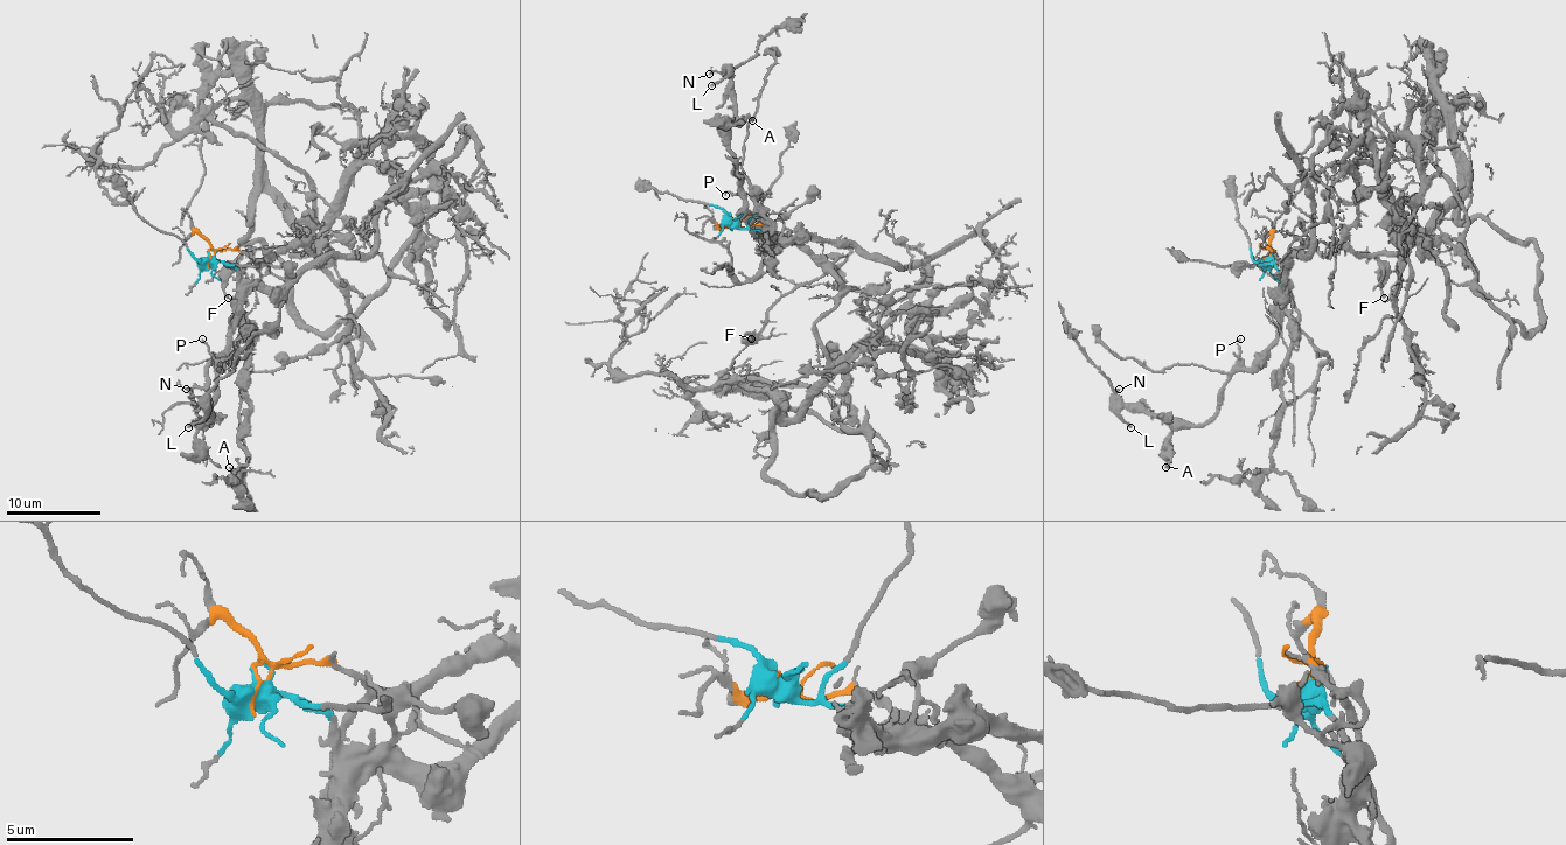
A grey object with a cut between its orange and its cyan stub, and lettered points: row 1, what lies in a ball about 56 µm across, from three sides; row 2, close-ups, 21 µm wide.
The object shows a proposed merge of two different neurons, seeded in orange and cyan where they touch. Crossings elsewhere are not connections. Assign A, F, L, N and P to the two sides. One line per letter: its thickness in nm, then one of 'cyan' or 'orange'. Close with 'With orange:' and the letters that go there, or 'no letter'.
A: 50 nm | cyan
F: 180 nm | orange
L: 190 nm | cyan
N: 120 nm | cyan
P: 130 nm | cyan
With orange: F

